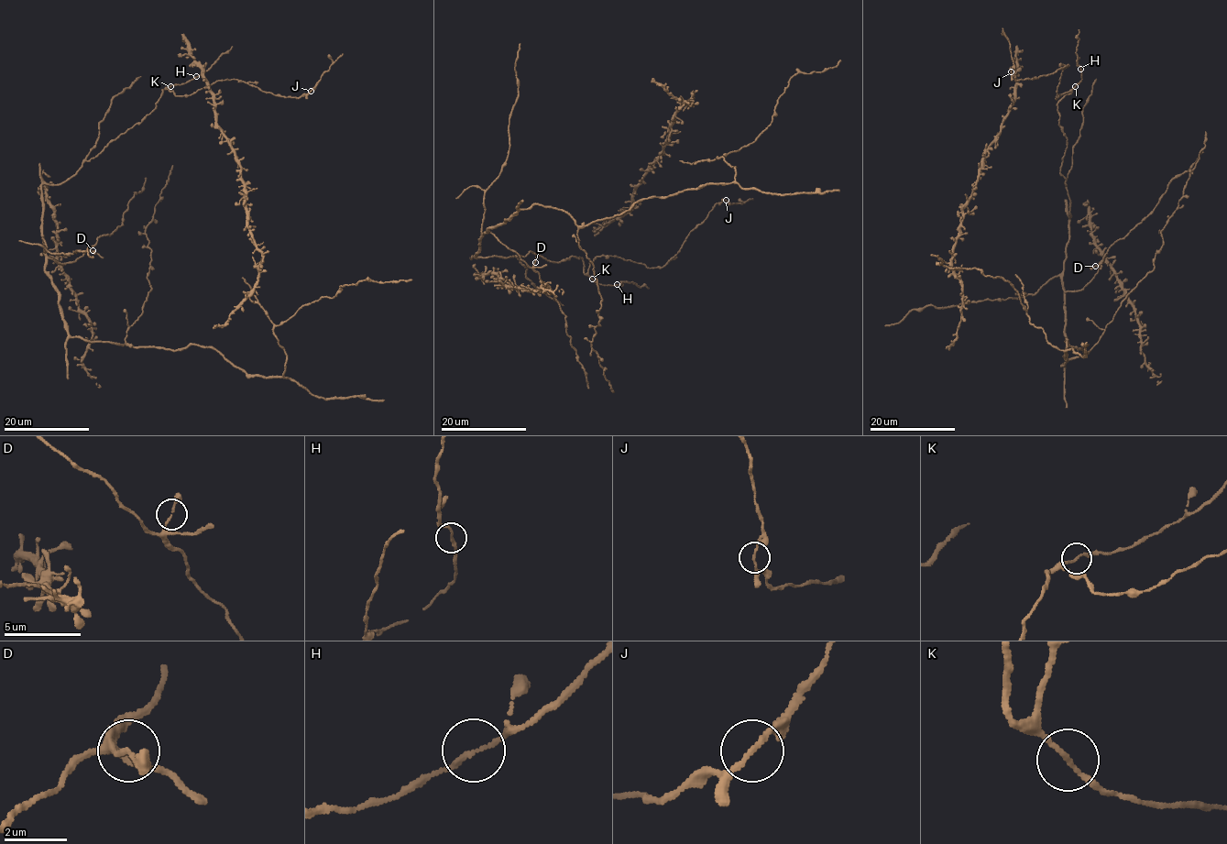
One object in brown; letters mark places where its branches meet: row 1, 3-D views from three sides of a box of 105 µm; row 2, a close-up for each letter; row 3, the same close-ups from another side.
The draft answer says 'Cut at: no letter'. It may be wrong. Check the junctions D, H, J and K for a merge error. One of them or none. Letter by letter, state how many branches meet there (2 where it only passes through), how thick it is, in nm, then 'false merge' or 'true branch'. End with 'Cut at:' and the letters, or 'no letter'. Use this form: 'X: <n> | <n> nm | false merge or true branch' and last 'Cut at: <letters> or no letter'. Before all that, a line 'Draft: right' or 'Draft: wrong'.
Draft: right
D: 2 | 120 nm | true branch
H: 2 | 150 nm | true branch
J: 2 | 140 nm | true branch
K: 2 | 140 nm | true branch
Cut at: no letter

